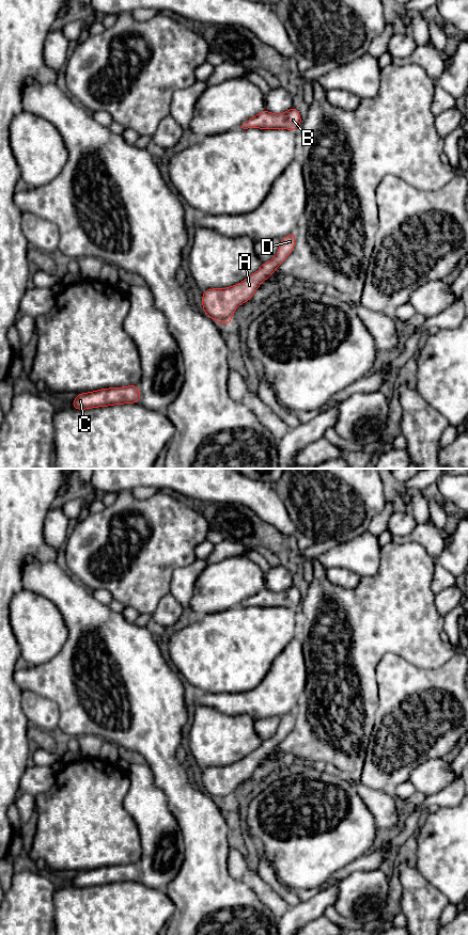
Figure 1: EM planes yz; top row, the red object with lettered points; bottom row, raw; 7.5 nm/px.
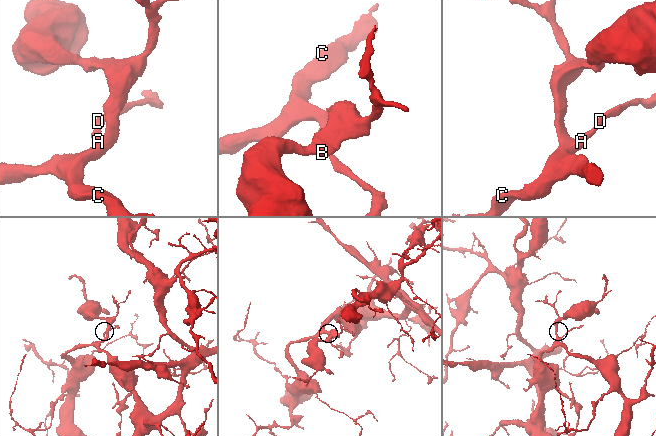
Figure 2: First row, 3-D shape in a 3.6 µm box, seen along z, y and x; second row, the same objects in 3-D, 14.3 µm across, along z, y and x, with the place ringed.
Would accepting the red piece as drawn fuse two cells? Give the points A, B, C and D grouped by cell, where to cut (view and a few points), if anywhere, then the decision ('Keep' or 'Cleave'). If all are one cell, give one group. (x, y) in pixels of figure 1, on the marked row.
Groups: A B C / D. Split along yz (253, 273), (258, 276), (260, 283). Cleave

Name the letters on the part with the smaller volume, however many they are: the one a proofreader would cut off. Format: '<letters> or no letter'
D

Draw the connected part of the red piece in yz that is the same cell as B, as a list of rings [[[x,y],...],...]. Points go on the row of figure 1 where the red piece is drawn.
[[[291,108],[284,113],[274,114],[267,110],[261,111],[241,125],[241,128],[260,129],[287,129],[294,130],[301,126],[301,117],[298,109]]]

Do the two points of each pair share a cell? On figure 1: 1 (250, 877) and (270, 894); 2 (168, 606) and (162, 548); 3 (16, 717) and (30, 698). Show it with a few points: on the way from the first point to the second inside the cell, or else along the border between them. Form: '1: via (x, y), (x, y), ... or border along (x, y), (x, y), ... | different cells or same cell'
1: via (255, 883), (265, 892) | same cell
2: border along (169, 592), (159, 601), (153, 616) | different cells
3: border along (21, 692), (21, 707), (25, 711) | different cells

